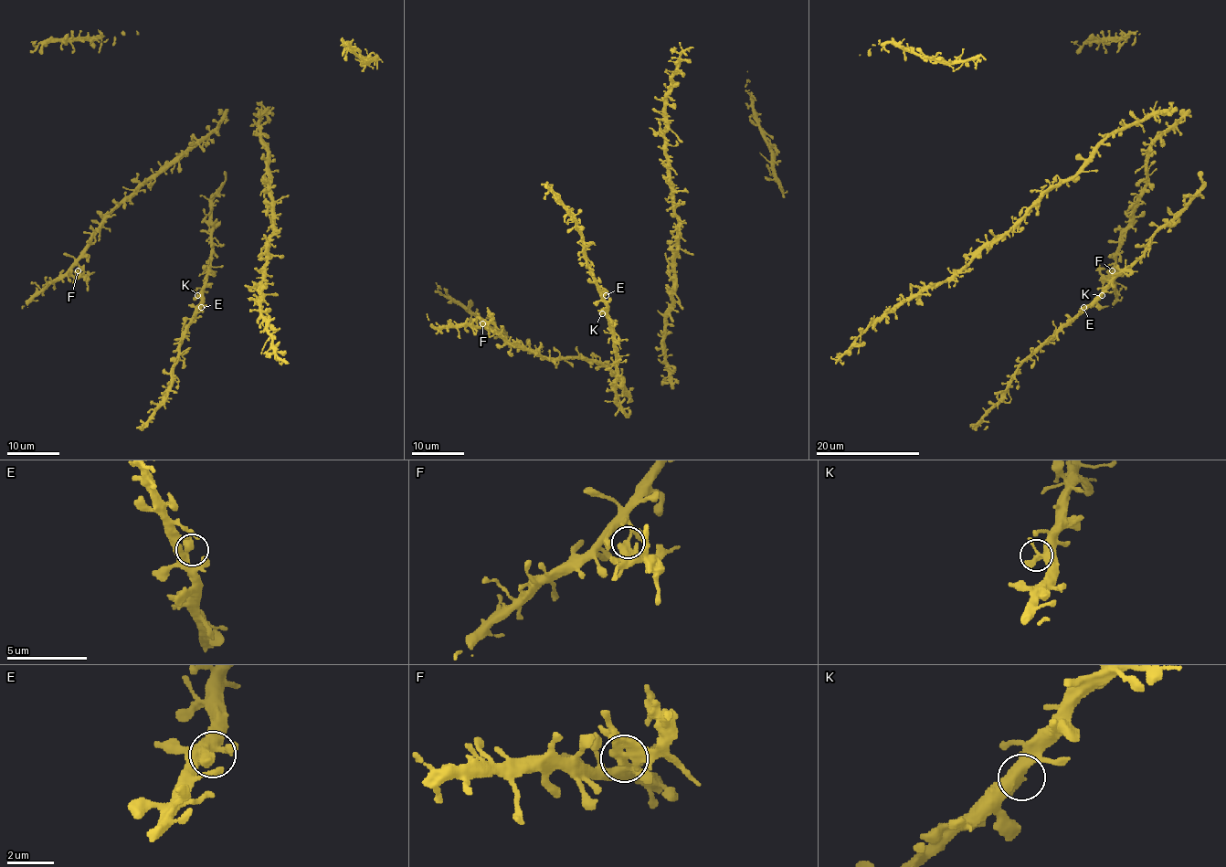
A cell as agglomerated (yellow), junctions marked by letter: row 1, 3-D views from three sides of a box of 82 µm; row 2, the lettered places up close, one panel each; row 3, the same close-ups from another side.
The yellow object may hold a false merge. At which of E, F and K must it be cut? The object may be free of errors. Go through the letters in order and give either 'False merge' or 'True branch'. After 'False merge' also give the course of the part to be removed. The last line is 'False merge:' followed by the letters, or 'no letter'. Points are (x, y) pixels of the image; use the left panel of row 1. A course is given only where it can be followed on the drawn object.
E: True branch
F: False merge. Course of the part to remove: (78, 270), (85, 278), (84, 264)
K: True branch
False merge: F

